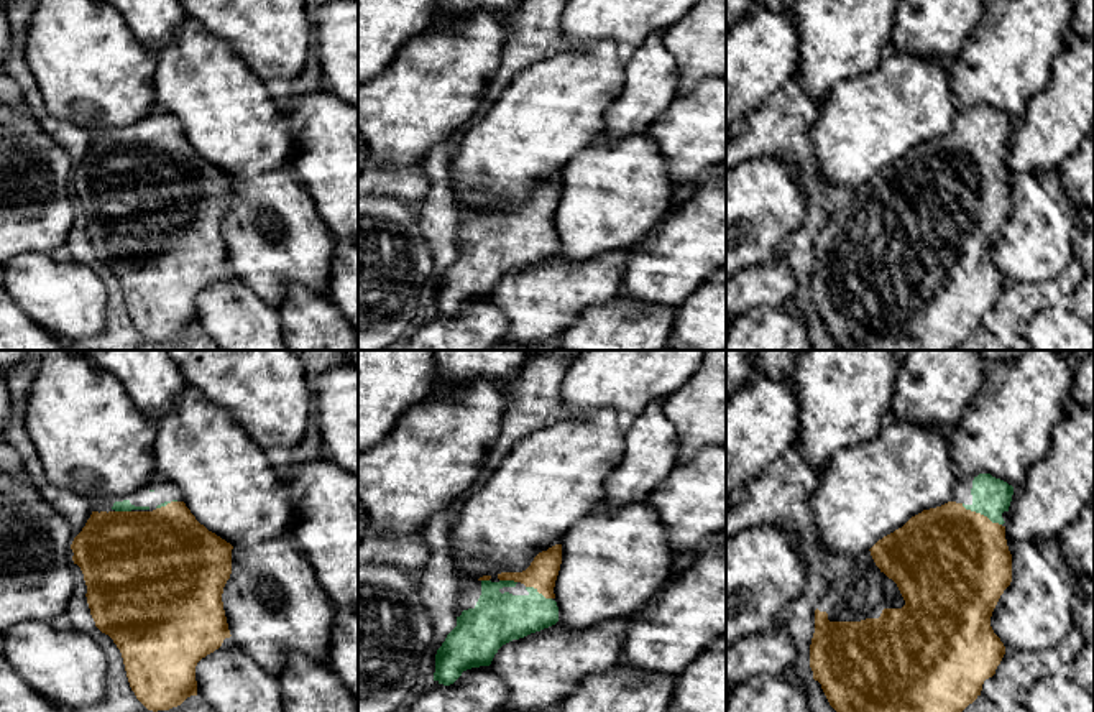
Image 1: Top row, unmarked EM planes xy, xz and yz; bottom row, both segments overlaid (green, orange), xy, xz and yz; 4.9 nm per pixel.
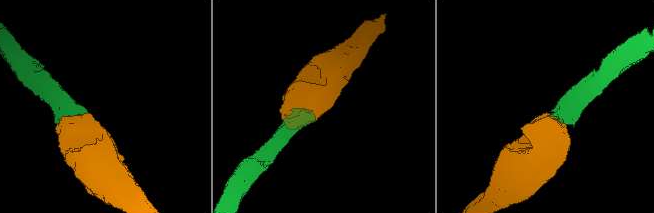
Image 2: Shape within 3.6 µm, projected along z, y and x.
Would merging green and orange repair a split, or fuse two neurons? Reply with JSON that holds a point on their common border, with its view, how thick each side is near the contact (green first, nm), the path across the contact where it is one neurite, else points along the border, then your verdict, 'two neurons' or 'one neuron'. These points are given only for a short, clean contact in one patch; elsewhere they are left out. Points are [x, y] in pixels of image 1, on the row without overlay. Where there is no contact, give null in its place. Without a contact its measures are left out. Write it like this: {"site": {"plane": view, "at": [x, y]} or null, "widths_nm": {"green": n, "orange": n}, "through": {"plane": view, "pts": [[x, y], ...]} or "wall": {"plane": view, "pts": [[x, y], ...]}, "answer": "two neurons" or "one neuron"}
{"site": {"plane": "yz", "at": [981, 145]}, "widths_nm": {"green": 190, "orange": 480}, "answer": "one neuron"}

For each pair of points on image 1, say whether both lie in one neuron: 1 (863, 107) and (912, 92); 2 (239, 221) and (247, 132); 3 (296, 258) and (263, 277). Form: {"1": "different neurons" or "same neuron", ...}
{"1": "same neuron", "2": "different neurons", "3": "same neuron"}

